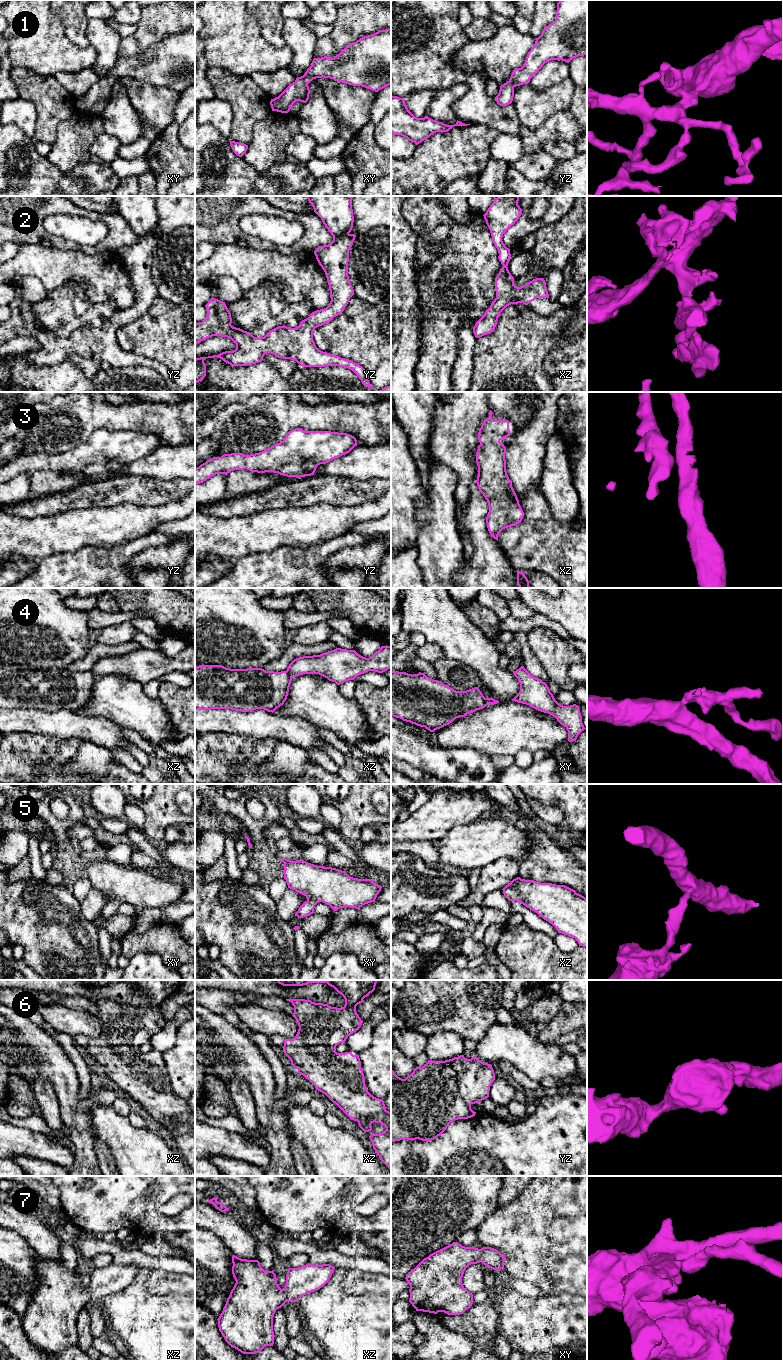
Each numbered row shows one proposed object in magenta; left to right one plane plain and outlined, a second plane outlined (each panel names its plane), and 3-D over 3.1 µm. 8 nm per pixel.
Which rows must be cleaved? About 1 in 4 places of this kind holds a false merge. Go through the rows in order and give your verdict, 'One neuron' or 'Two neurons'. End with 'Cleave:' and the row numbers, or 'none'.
1: One neuron
2: One neuron
3: One neuron
4: Two neurons
5: One neuron
6: One neuron
7: One neuron
Cleave: 4

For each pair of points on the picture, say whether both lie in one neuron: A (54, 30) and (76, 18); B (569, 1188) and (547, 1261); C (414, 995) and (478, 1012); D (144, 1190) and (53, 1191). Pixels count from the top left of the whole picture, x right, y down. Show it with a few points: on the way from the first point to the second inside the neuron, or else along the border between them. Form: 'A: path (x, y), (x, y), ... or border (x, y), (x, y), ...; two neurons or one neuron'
A: border (50, 10), (60, 19), (64, 34), (76, 45); two neurons
B: path (569, 1206), (569, 1229), (561, 1237), (560, 1243); one neuron
C: path (430, 995), (459, 995), (462, 998); one neuron
D: border (55, 1186), (60, 1194), (60, 1207), (62, 1209); two neurons

